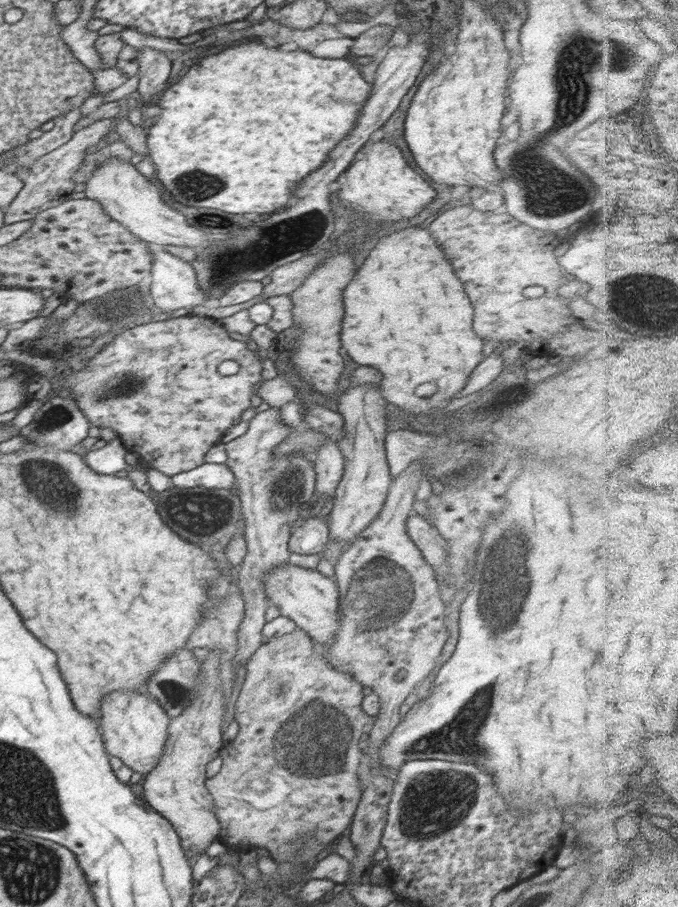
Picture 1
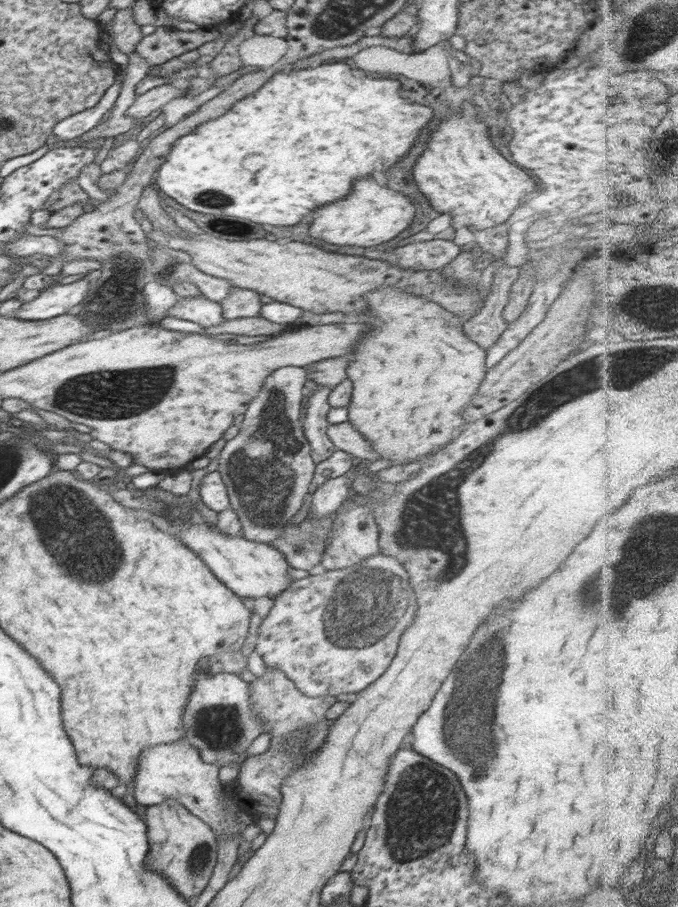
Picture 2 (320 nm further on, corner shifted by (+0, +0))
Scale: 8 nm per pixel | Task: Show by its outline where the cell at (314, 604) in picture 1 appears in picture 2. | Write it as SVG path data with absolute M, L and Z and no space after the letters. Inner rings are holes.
M166 518L166 520L171 524L171 530L168 532L177 536L188 549L195 552L212 574L240 598L256 599L260 596L276 598L294 581L287 575L291 566L285 556L270 545L248 541L242 535L228 536L220 532L216 526L209 526L204 521L191 523L188 519Z

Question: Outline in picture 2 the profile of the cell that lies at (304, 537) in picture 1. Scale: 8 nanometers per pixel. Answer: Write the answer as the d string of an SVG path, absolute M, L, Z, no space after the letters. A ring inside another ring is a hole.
M345 475L323 482L313 492L309 522L336 512L350 496L351 492Z

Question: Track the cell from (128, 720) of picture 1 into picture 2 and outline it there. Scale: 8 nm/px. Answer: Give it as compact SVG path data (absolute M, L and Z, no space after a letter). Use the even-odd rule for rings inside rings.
M186 739L147 746L138 758L135 784L131 791L138 803L148 807L162 804L167 799L174 799L176 803L180 803L194 816L203 820L212 829L217 840L223 834L231 832L240 832L242 838L241 831L245 828L247 819L240 810L231 811L221 801L223 791L222 782L218 779L219 764L206 764L199 755L199 750Z

